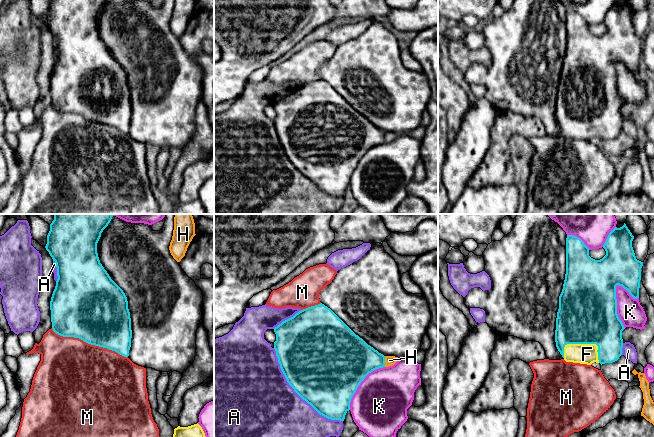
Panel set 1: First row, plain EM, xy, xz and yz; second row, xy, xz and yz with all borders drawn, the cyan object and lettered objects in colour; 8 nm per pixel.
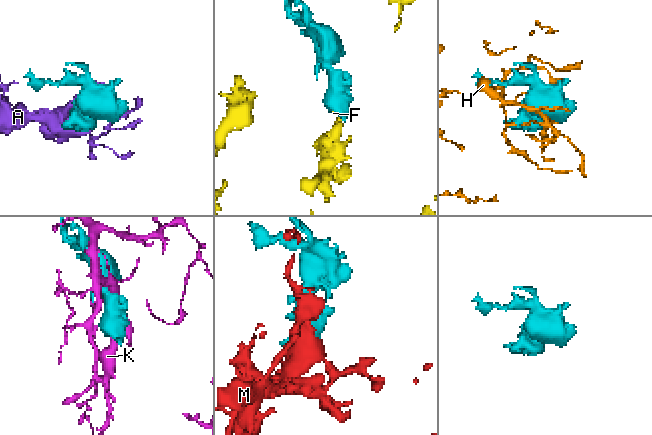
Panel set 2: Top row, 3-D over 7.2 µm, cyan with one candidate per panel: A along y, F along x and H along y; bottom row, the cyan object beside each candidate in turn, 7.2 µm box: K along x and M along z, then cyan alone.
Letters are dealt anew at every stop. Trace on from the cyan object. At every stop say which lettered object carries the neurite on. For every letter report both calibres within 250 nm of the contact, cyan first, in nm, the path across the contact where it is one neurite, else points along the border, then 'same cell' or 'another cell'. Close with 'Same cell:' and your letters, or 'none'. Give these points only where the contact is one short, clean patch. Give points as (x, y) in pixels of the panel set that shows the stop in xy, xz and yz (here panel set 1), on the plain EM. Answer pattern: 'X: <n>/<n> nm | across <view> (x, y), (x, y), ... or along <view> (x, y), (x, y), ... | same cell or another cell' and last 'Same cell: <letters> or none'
A: 500/500 nm | another cell
F: 480/160 nm | same cell
H: 340/80 nm | another cell
K: 480/200 nm | another cell
M: 500/500 nm | another cell
Same cell: F

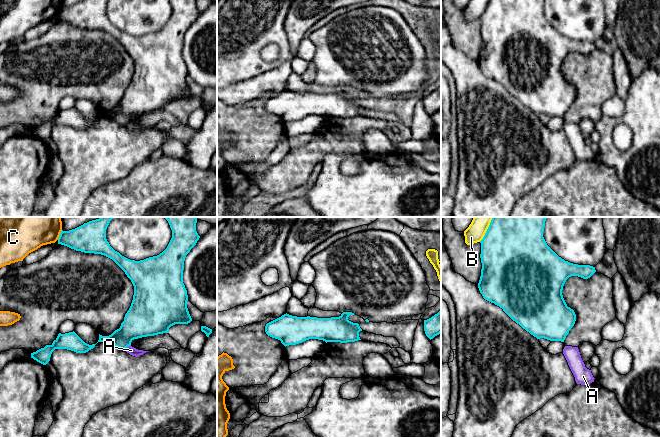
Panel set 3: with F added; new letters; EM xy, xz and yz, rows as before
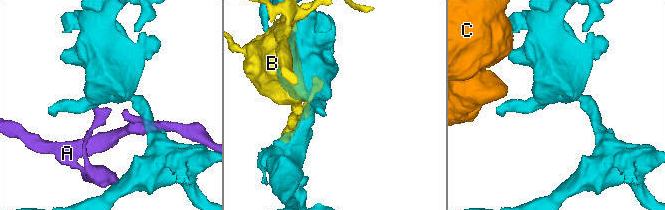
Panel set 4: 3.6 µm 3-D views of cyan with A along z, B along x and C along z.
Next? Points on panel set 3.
A: 280/70 nm | along xy (130, 120), (123, 125) | another cell
B: 460/150 nm | another cell
C: 240/220 nm | another cell
Same cell: none

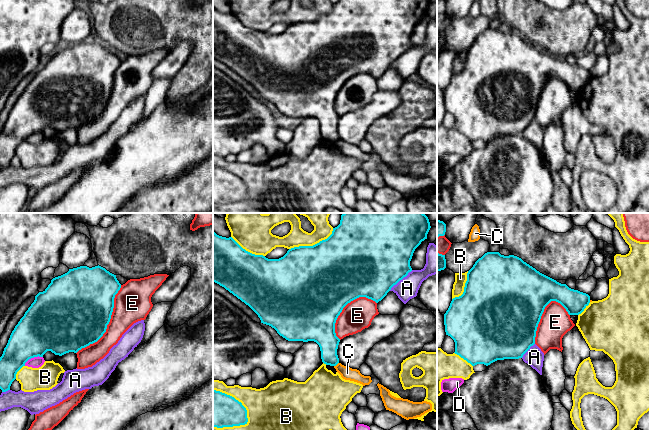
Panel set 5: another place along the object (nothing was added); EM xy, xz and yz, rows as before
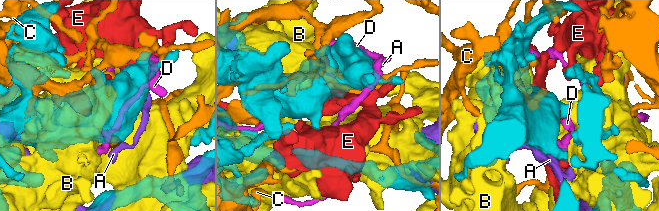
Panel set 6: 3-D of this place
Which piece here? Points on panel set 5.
A: 500/170 nm | another cell
B: 300/340 nm | another cell
C: 170/110 nm | another cell
D: 380/90 nm | another cell
E: 500/300 nm | same cell
Same cell: E

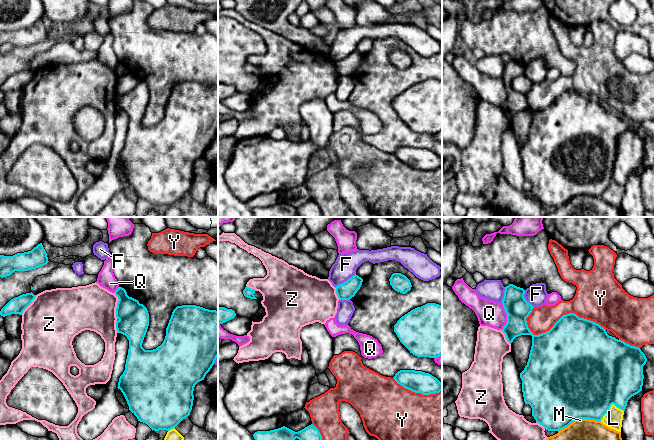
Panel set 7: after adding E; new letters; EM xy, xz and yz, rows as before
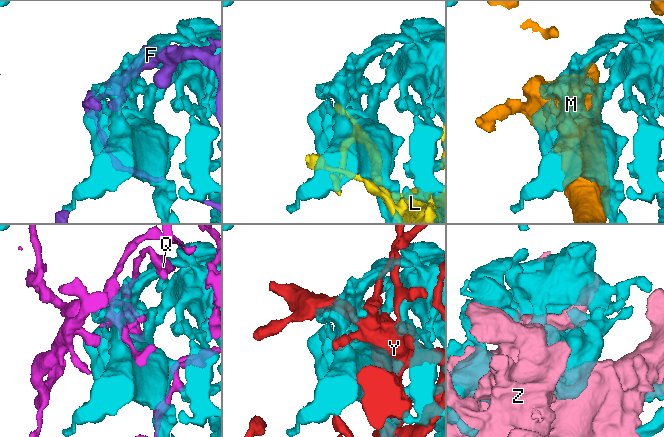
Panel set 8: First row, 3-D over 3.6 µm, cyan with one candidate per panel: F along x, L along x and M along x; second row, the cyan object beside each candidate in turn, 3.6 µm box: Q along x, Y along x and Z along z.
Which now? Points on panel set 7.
F: 140/190 nm | another cell
L: 500/150 nm | another cell
M: 500/340 nm | another cell
Q: 190/200 nm | another cell
Y: 460/260 nm | another cell
Z: 240/360 nm | another cell
Same cell: none

